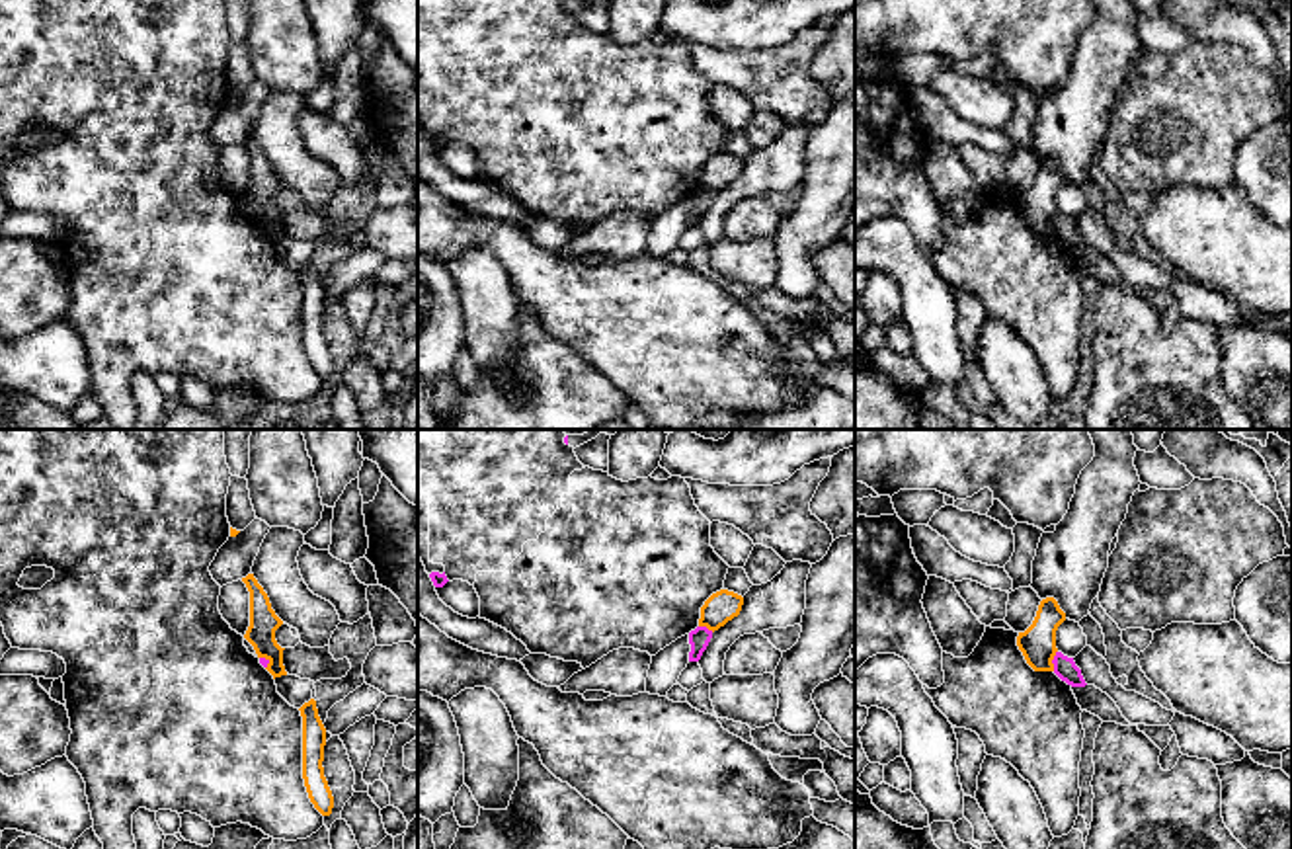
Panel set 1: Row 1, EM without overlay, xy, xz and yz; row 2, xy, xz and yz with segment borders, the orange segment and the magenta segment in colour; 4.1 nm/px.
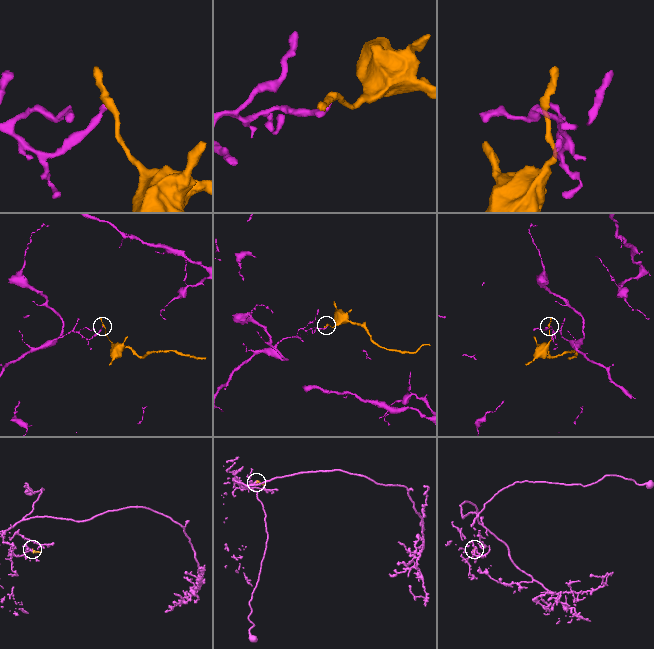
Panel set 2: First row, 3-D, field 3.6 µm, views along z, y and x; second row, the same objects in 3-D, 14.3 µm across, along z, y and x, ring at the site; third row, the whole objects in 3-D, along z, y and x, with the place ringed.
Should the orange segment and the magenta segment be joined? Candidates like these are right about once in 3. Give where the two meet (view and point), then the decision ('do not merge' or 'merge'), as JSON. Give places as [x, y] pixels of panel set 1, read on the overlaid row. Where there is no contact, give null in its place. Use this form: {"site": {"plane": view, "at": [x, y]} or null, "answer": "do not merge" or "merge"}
{"site": {"plane": "yz", "at": [1052, 658]}, "answer": "do not merge"}

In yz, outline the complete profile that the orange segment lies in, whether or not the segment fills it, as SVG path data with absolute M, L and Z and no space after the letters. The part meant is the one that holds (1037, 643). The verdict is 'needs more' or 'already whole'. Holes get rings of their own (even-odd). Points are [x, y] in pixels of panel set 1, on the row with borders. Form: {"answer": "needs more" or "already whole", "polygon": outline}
{"answer": "already whole", "polygon": "M1054 597L1040 601L1032 625L1019 632L1017 646L1023 652L1027 664L1034 671L1054 671L1056 630L1066 621L1066 613L1060 609Z"}

